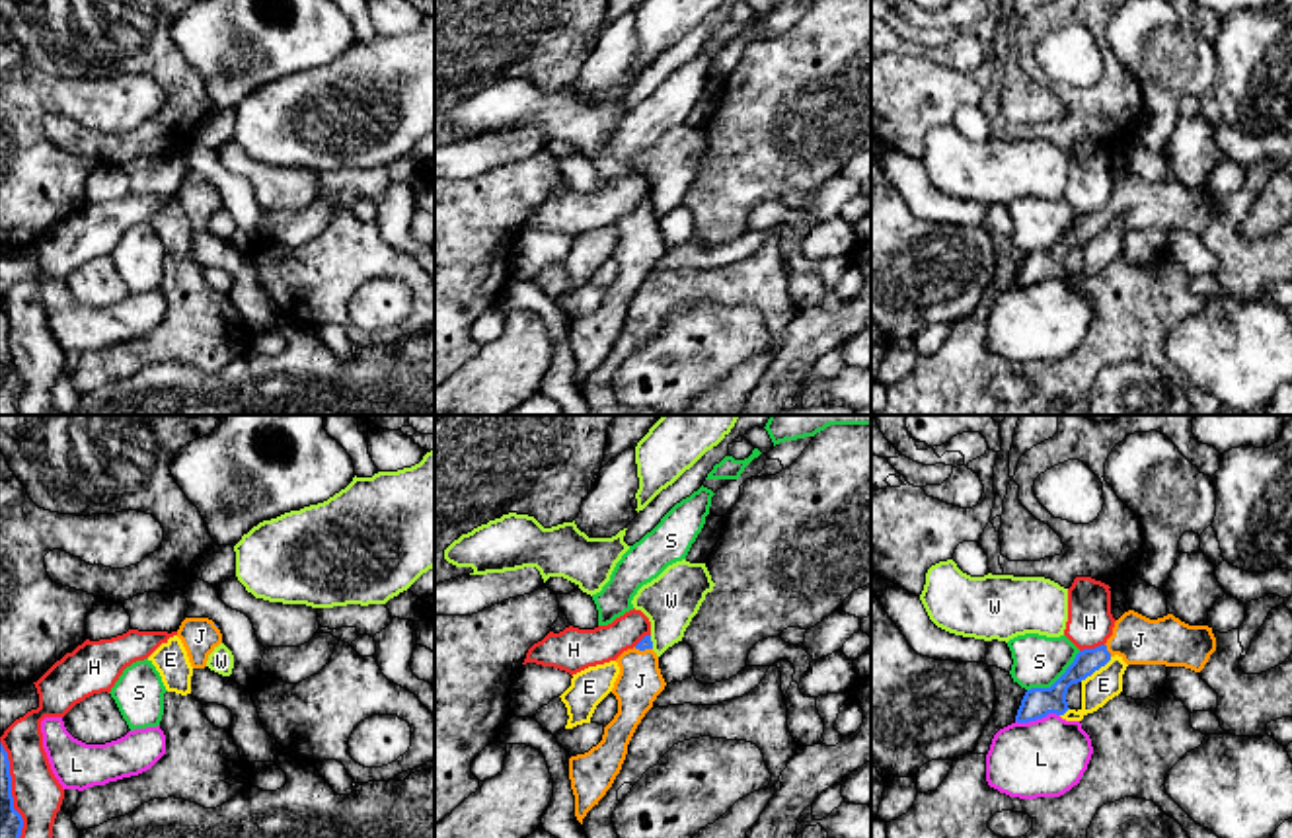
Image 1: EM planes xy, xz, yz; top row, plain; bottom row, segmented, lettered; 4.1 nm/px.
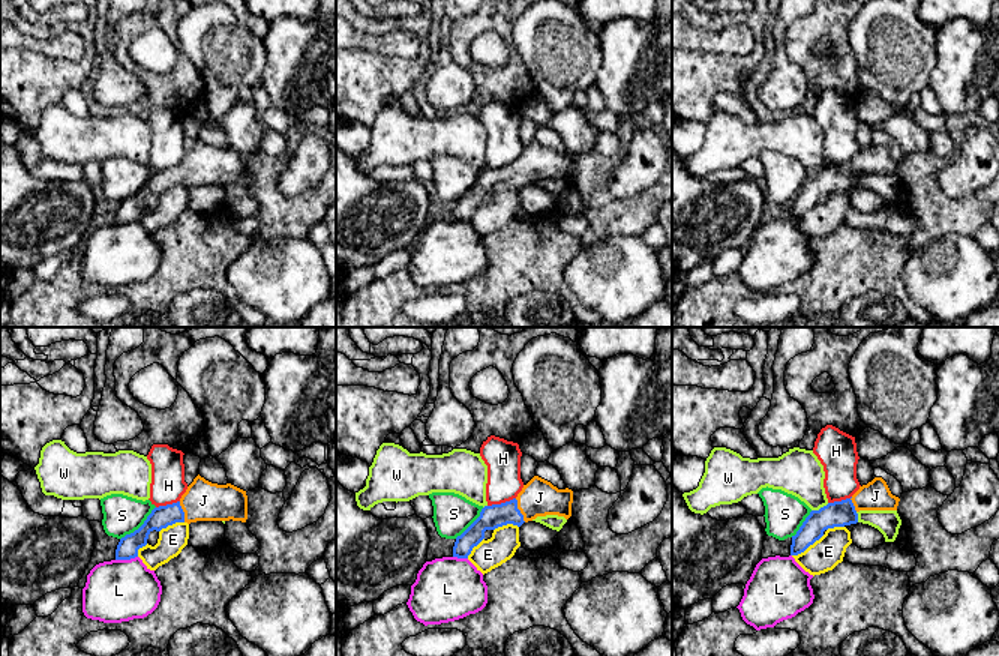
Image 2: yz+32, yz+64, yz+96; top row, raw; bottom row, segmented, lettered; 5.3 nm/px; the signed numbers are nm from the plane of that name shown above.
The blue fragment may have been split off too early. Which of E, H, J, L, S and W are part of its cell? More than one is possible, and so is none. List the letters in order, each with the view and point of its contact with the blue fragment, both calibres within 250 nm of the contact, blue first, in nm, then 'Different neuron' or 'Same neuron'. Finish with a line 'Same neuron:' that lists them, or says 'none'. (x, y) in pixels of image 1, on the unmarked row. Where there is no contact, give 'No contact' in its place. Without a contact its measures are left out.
E: Touches blue at yz (1096, 232). Thickness 110 nm (blue) against 140 nm. Different neuron
H: Touches blue at xy (10, 359). Thickness 100 nm (blue) against 200 nm. Different neuron
J: Touches blue at yz (1105, 213). Thickness 100 nm (blue) against 200 nm. Same neuron
L: Touches blue at yz (1037, 281). Thickness 130 nm (blue) against 320 nm. Different neuron
S: Touches blue at yz (1057, 244). Thickness 130 nm (blue) against 220 nm. Different neuron
W: Touches blue at xz (651, 205). Thickness 50 nm (blue) against 220 nm. Different neuron
Same neuron: J

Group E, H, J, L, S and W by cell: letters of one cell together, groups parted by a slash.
E / H / J / L / S / W

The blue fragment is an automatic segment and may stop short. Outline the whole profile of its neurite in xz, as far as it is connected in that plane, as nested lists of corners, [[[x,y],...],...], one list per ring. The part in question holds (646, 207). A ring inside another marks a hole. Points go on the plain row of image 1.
[[[645,199],[633,212],[624,214],[616,226],[620,238],[612,257],[618,263],[618,277],[604,290],[602,304],[596,310],[569,322],[575,380],[581,388],[587,376],[598,368],[612,351],[637,288],[666,249],[651,199]]]

